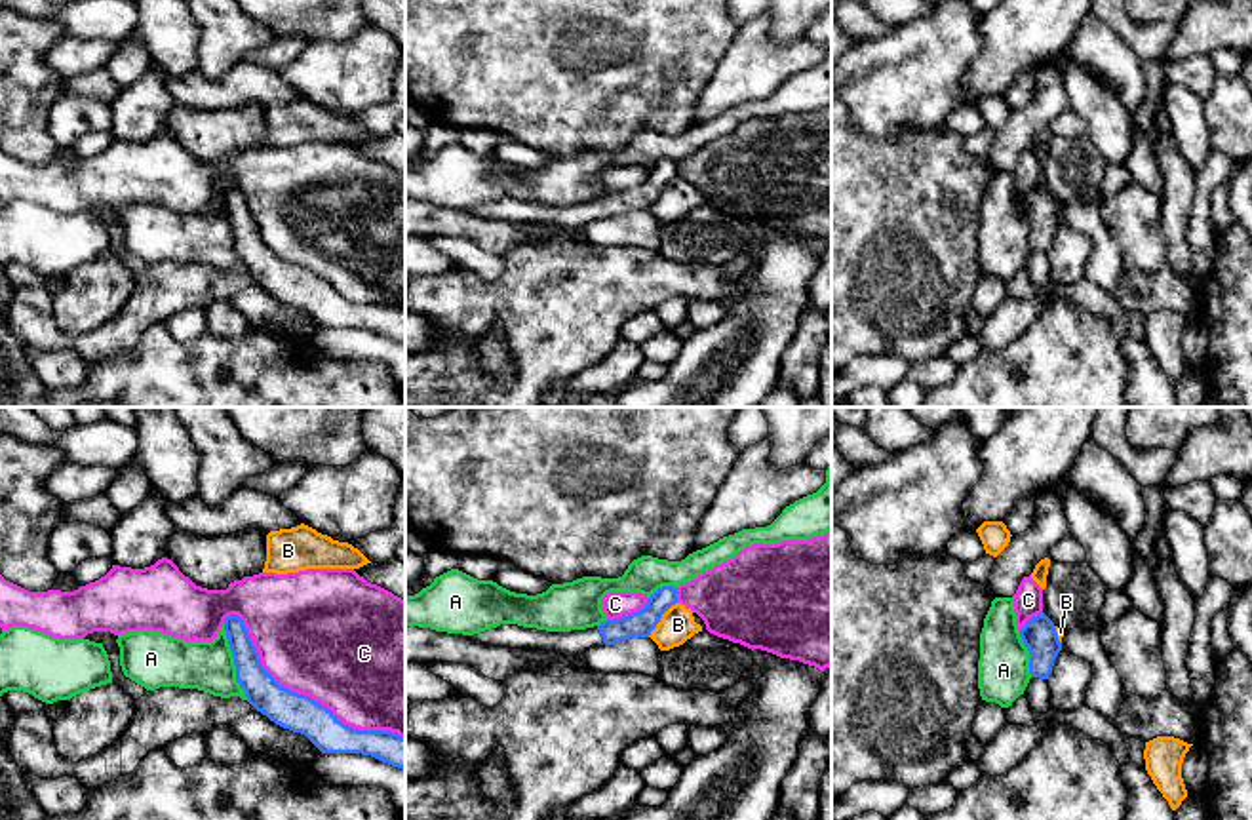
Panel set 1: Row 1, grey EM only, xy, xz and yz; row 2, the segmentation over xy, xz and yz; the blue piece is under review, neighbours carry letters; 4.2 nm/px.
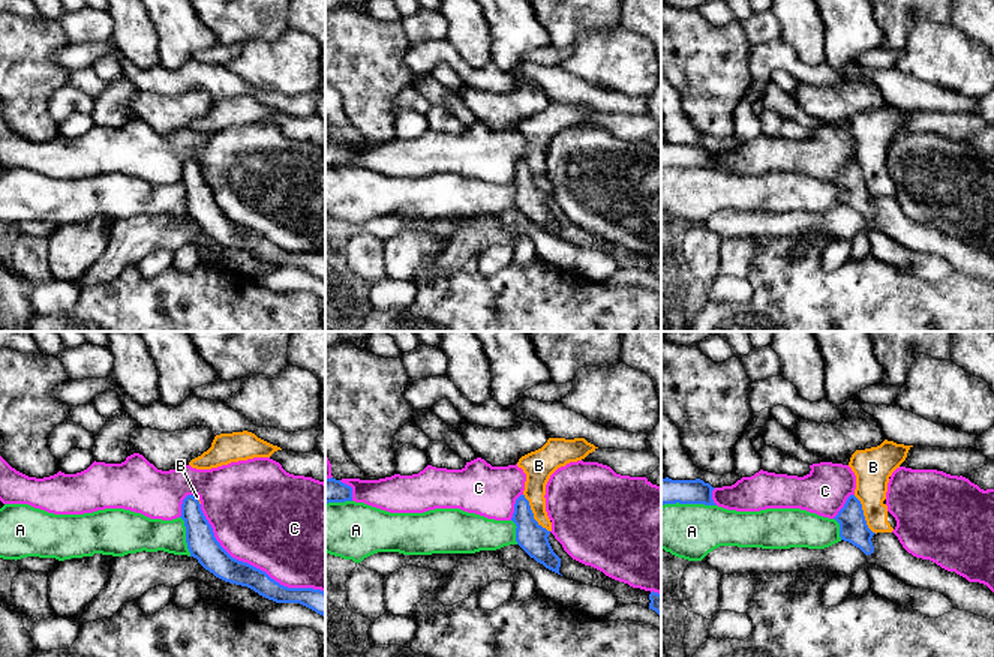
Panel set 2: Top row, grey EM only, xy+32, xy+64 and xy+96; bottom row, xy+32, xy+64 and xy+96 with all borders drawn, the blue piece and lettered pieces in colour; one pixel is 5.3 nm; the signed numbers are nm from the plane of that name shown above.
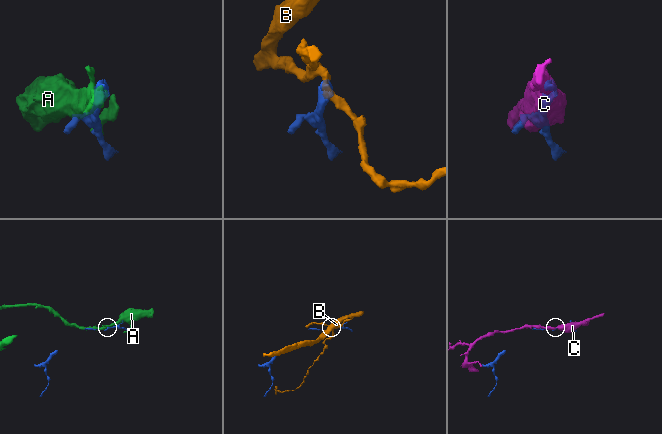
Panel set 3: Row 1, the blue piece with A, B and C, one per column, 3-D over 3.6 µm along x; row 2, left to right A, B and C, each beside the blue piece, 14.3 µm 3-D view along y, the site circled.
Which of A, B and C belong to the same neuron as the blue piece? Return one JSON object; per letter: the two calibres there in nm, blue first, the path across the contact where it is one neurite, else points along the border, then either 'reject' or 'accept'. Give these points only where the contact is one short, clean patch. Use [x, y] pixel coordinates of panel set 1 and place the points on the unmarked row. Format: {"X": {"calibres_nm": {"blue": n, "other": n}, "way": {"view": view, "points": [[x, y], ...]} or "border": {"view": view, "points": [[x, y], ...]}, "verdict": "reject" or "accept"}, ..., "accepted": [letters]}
{"A": {"calibres_nm": {"blue": 150, "other": 220}, "verdict": "reject"}, "B": {"calibres_nm": {"blue": 110, "other": 150}, "border": {"view": "xz", "points": [[676, 175], [647, 210]]}, "verdict": "reject"}, "C": {"calibres_nm": {"blue": 160, "other": 480}, "verdict": "reject"}, "accepted": []}

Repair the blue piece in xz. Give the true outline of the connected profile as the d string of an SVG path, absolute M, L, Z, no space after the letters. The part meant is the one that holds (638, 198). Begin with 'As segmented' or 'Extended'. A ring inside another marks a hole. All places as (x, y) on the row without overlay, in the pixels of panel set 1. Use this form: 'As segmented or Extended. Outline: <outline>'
Extended. Outline: M662 160L647 175L647 179L628 190L605 194L599 200L571 205L546 205L523 202L518 198L500 198L497 202L470 209L481 217L527 223L556 225L565 230L580 230L582 226L626 215L630 211L649 211L660 196L662 188L677 177L677 162Z

